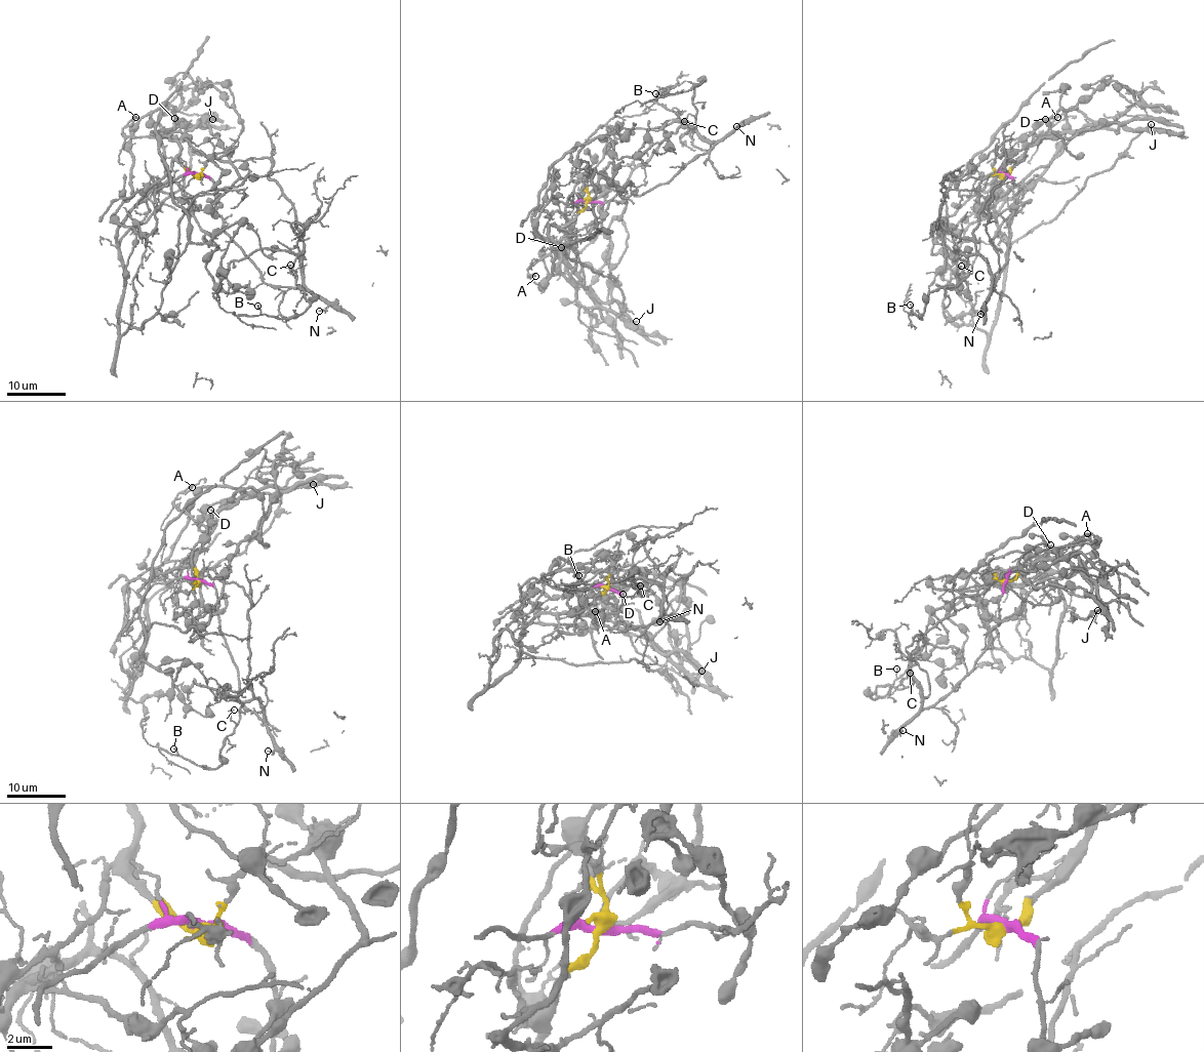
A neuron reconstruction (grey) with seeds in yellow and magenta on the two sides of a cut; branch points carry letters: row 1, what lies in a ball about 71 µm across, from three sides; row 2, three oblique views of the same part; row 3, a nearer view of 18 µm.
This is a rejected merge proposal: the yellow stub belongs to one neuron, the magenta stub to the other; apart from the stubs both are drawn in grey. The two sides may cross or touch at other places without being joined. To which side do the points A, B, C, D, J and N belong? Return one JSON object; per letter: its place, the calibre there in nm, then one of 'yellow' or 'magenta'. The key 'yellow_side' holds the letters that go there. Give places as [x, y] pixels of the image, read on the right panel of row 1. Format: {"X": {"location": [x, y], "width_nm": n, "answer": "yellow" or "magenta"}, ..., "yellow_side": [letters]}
{"A": {"location": [1057, 117], "width_nm": 100, "answer": "yellow"}, "B": {"location": [910, 305], "width_nm": 140, "answer": "magenta"}, "C": {"location": [961, 266], "width_nm": 130, "answer": "magenta"}, "D": {"location": [1045, 119], "width_nm": 120, "answer": "yellow"}, "J": {"location": [1151, 124], "width_nm": 70, "answer": "yellow"}, "N": {"location": [980, 314], "width_nm": 80, "answer": "magenta"}, "yellow_side": ["A", "D", "J"]}

